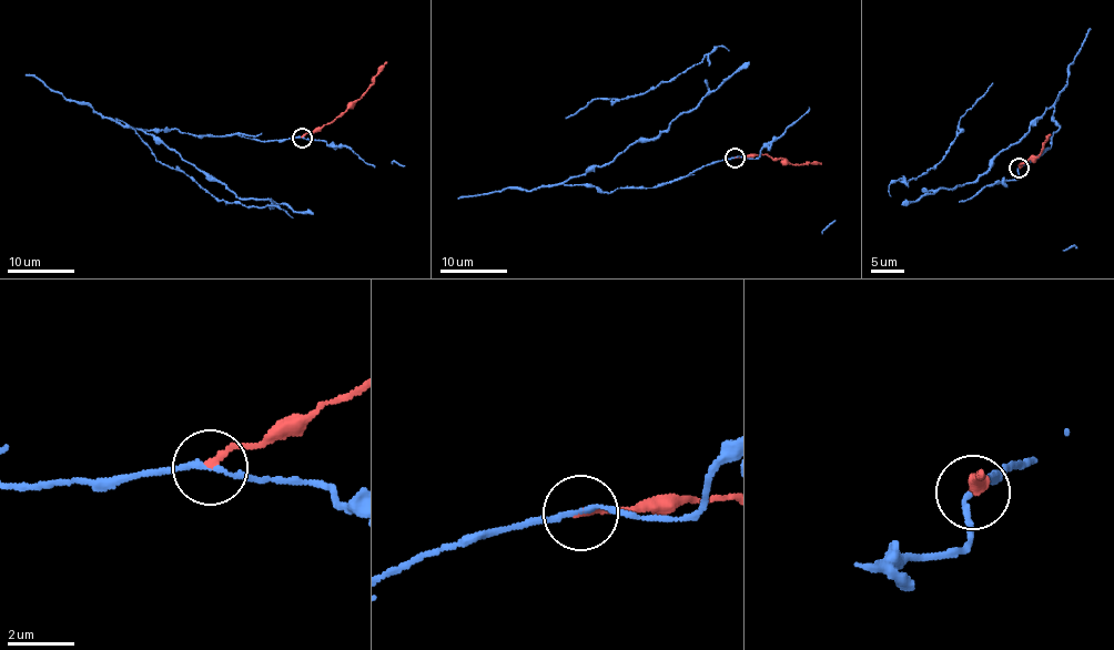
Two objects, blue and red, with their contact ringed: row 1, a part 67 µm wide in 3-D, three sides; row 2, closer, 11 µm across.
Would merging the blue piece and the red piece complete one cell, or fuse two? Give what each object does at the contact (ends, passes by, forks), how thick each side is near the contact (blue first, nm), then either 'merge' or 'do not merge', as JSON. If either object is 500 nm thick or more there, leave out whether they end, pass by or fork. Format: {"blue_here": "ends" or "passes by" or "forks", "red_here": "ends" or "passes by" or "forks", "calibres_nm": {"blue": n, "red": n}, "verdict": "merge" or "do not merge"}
{"blue_here": "passes by", "red_here": "ends", "calibres_nm": {"blue": 140, "red": 180}, "verdict": "do not merge"}

